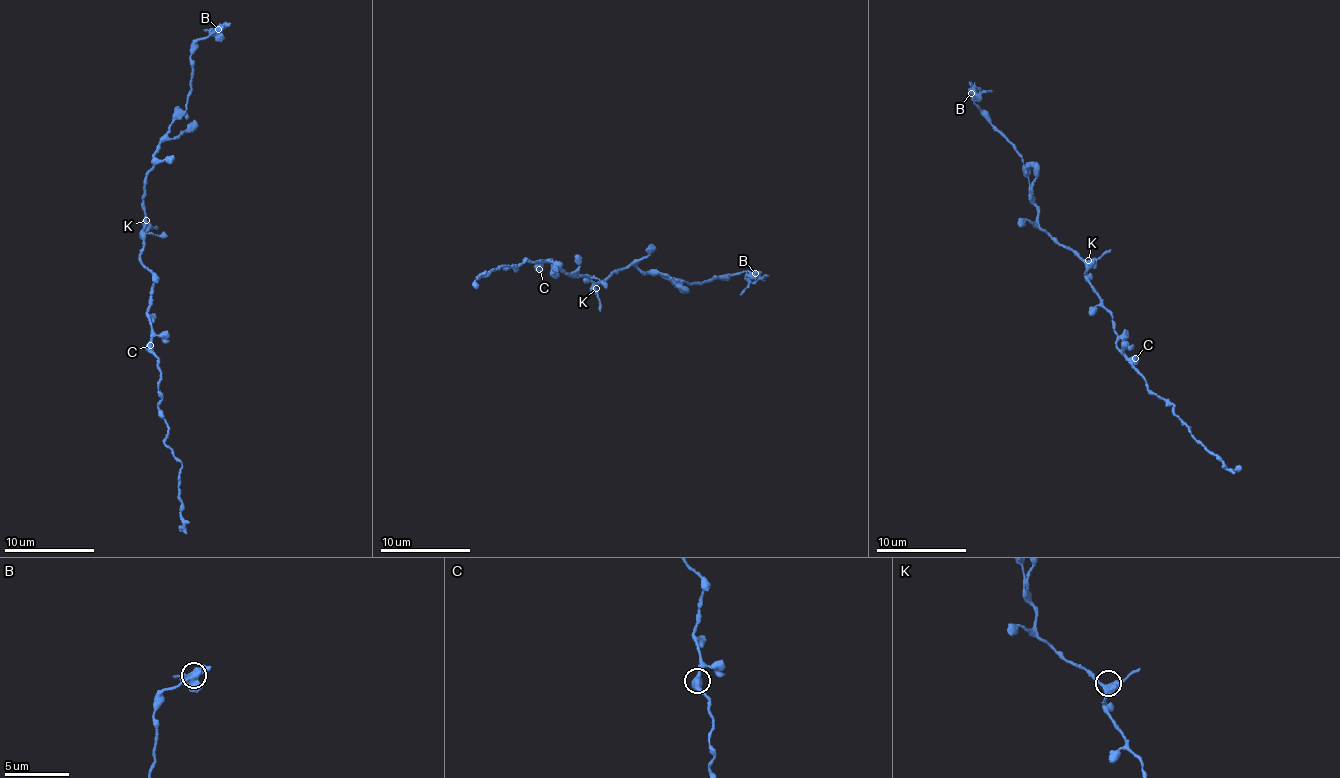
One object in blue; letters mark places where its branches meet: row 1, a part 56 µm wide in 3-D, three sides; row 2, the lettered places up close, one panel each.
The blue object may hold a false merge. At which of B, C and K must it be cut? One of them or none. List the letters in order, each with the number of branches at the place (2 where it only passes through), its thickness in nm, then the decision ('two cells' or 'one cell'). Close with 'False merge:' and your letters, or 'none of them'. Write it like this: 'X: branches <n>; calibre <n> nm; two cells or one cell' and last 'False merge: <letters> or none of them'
B: branches 4; calibre 400 nm; two cells
C: branches 2; calibre 440 nm; one cell
K: branches 4; calibre 400 nm; one cell
False merge: B

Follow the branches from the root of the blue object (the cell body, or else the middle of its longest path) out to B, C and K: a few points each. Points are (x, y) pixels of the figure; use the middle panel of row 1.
B: (576, 275), (575, 278), (584, 275), (595, 285), (634, 264), (639, 271), (687, 285), (741, 272), (754, 273)
C: (576, 275), (576, 270), (565, 273), (560, 267), (553, 266), (551, 259), (539, 269)
K: (576, 275), (573, 275), (575, 278), (584, 275), (596, 288)

